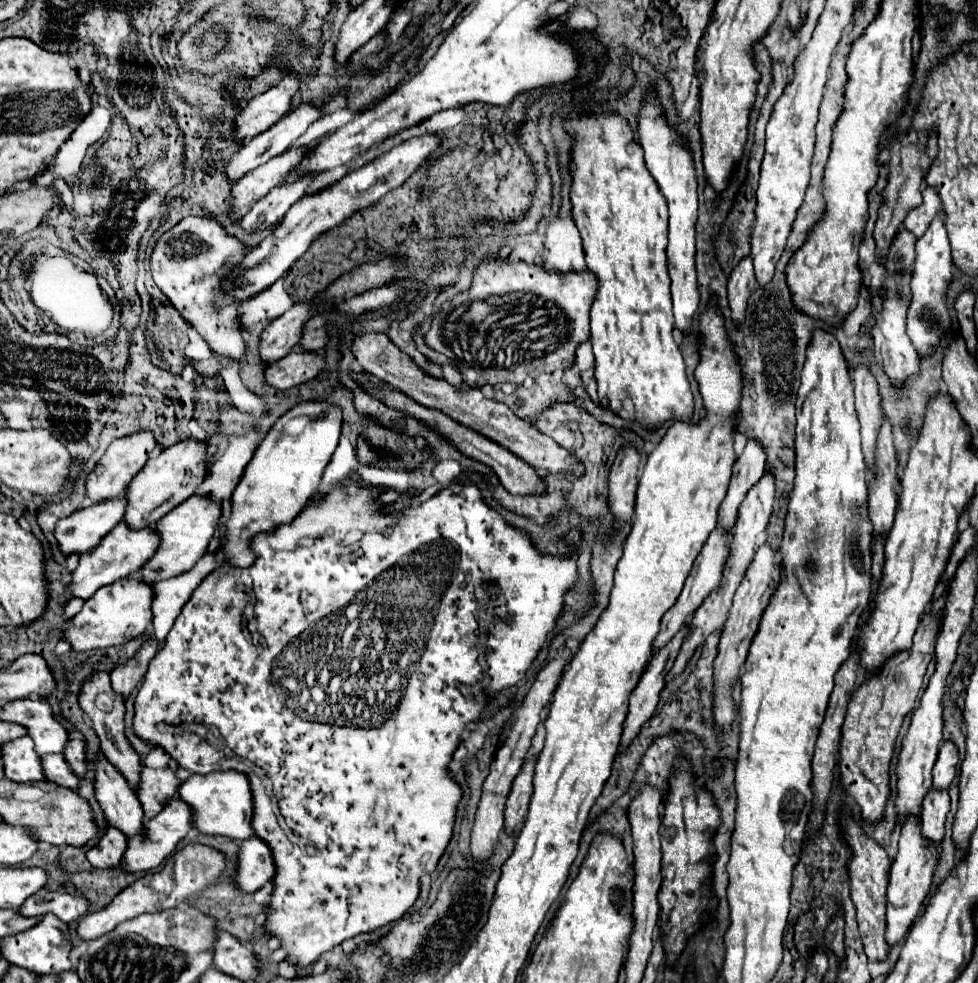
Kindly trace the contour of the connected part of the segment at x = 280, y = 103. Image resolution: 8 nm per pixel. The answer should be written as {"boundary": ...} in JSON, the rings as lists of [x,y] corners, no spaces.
{"boundary":[[[285,76],[277,86],[255,96],[235,118],[235,142],[243,144],[281,120],[291,110],[291,100],[299,92],[299,86],[301,80]]]}

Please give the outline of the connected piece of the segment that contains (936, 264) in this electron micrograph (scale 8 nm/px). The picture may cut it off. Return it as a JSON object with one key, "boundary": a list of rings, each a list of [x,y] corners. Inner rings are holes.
{"boundary":[[[943,210],[937,212],[927,232],[917,240],[917,260],[913,264],[913,300],[907,314],[907,334],[921,356],[931,354],[931,348],[939,342],[939,336],[949,328],[949,312],[945,306],[945,292],[953,278],[951,272],[951,248],[947,230],[943,226]]]}

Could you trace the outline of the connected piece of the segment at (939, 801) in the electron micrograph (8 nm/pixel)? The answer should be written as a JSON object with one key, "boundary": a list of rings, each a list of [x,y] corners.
{"boundary":[[[931,786],[931,792],[927,792],[927,800],[923,800],[921,826],[923,826],[923,836],[927,836],[935,844],[941,844],[941,840],[943,840],[947,812],[949,812],[947,790],[935,792],[935,788]]]}

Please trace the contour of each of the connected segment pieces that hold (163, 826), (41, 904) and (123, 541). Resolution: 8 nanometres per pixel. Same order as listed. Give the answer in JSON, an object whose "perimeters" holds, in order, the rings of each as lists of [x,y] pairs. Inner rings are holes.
{"perimeters":[[[[173,798],[155,818],[145,822],[143,832],[139,836],[129,838],[129,848],[123,856],[123,870],[127,872],[147,872],[155,870],[179,844],[181,838],[187,836],[187,832],[193,828],[193,810],[191,806],[183,804],[183,800]]],[[[39,890],[35,896],[27,898],[19,908],[23,916],[45,916],[55,914],[63,922],[79,920],[89,912],[89,900],[83,894],[69,894],[67,890]]],[[[125,522],[117,524],[107,536],[103,536],[103,540],[99,542],[99,546],[95,546],[95,550],[81,554],[79,566],[73,572],[71,584],[73,584],[73,596],[79,596],[83,600],[91,598],[101,586],[107,586],[123,576],[135,574],[143,568],[143,564],[147,564],[147,560],[151,560],[151,556],[157,552],[161,540],[159,534],[155,532],[155,528],[143,528],[143,530],[133,530],[129,528]]]]}

